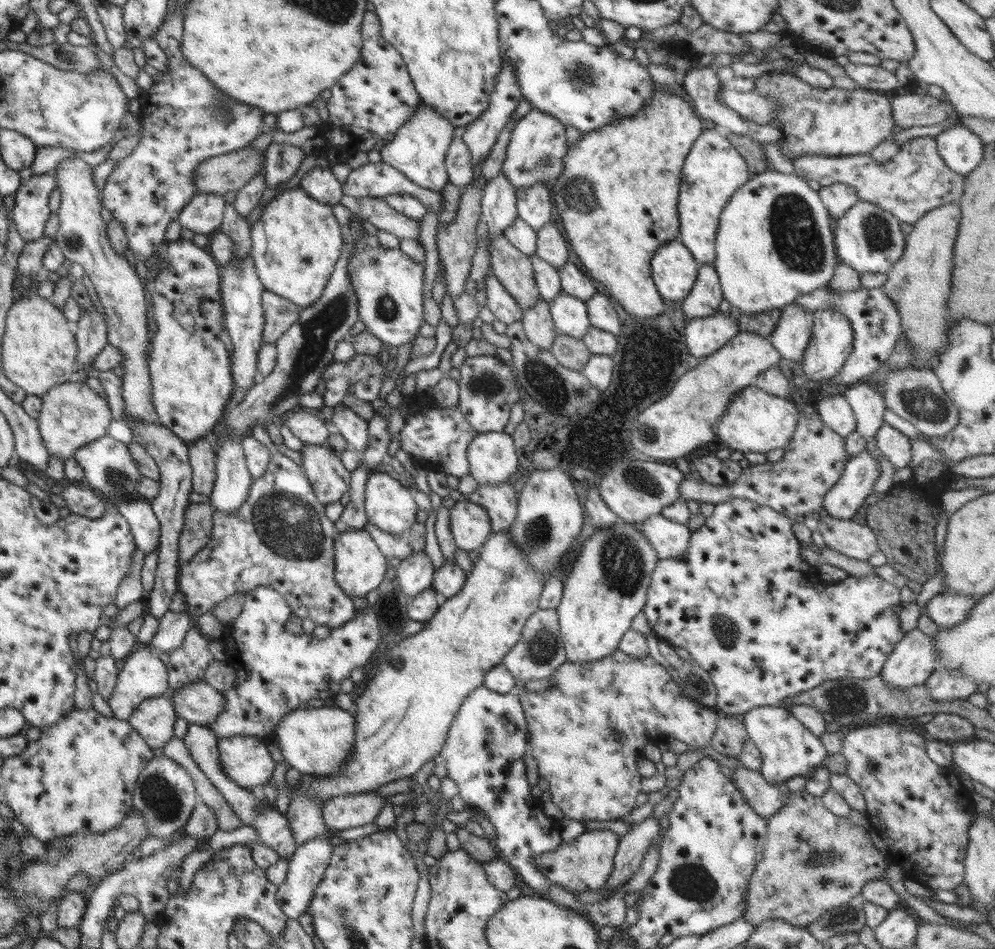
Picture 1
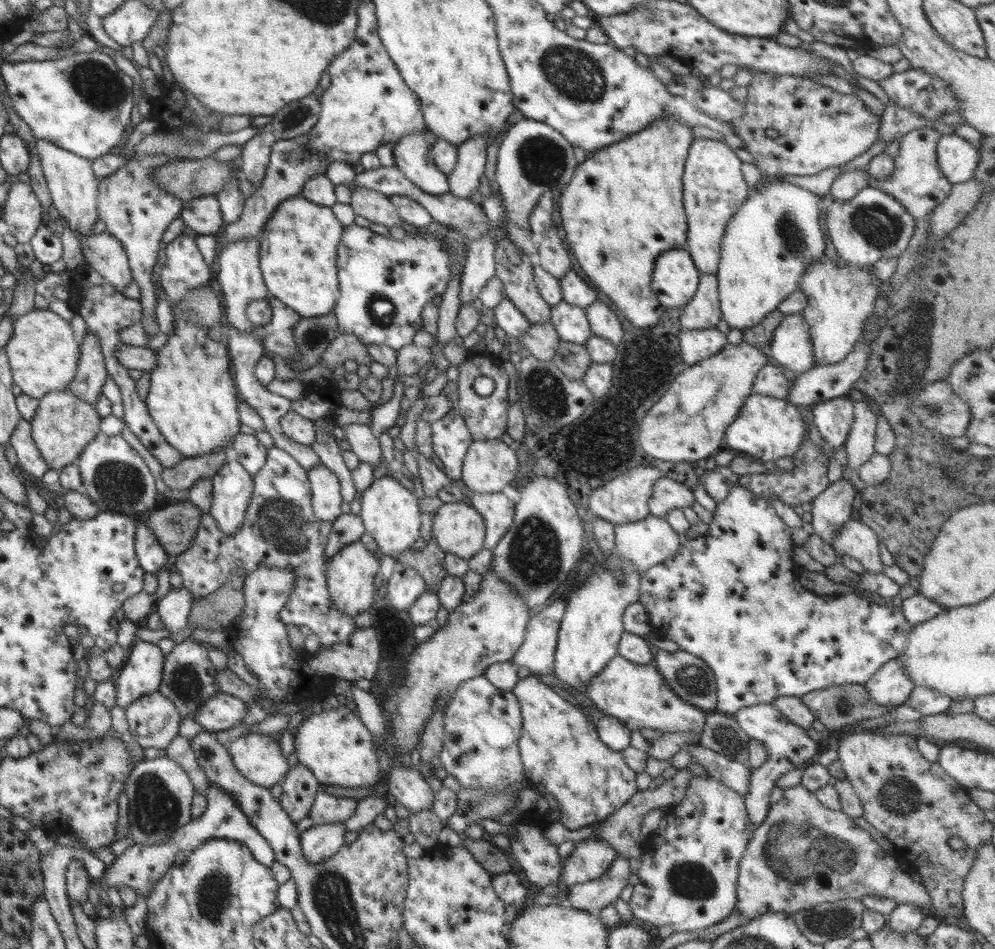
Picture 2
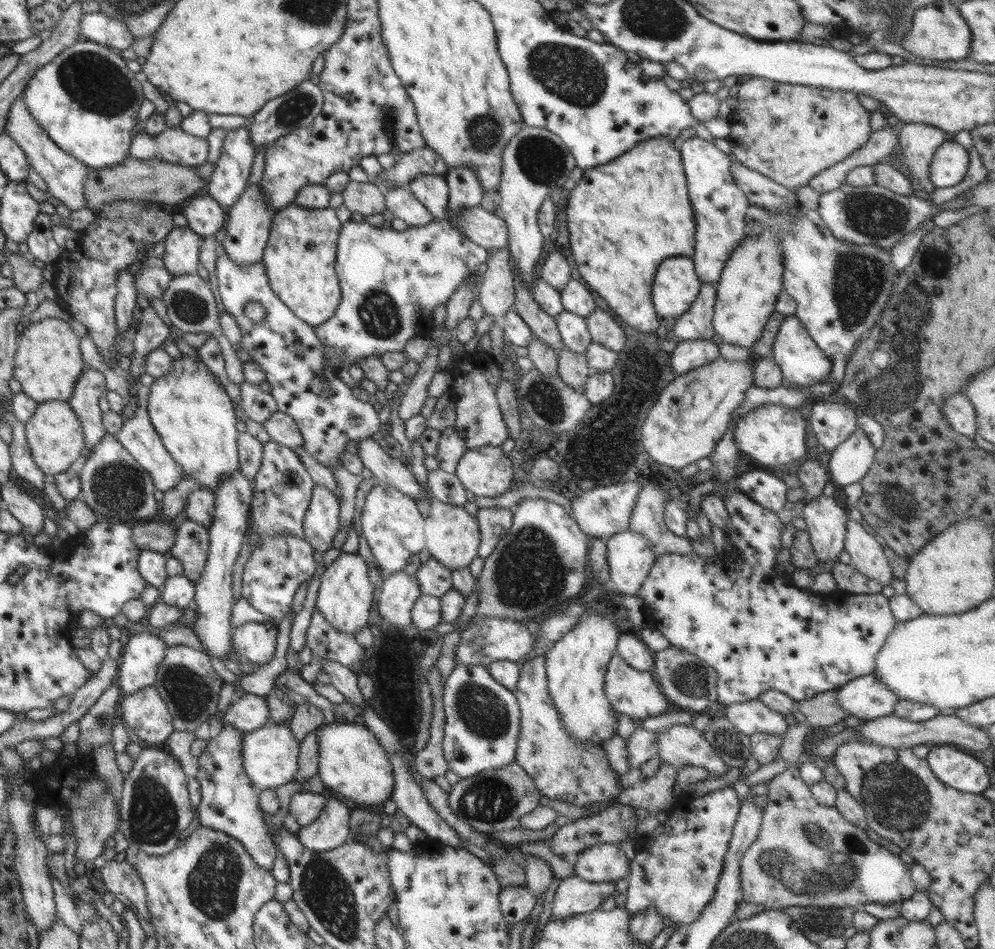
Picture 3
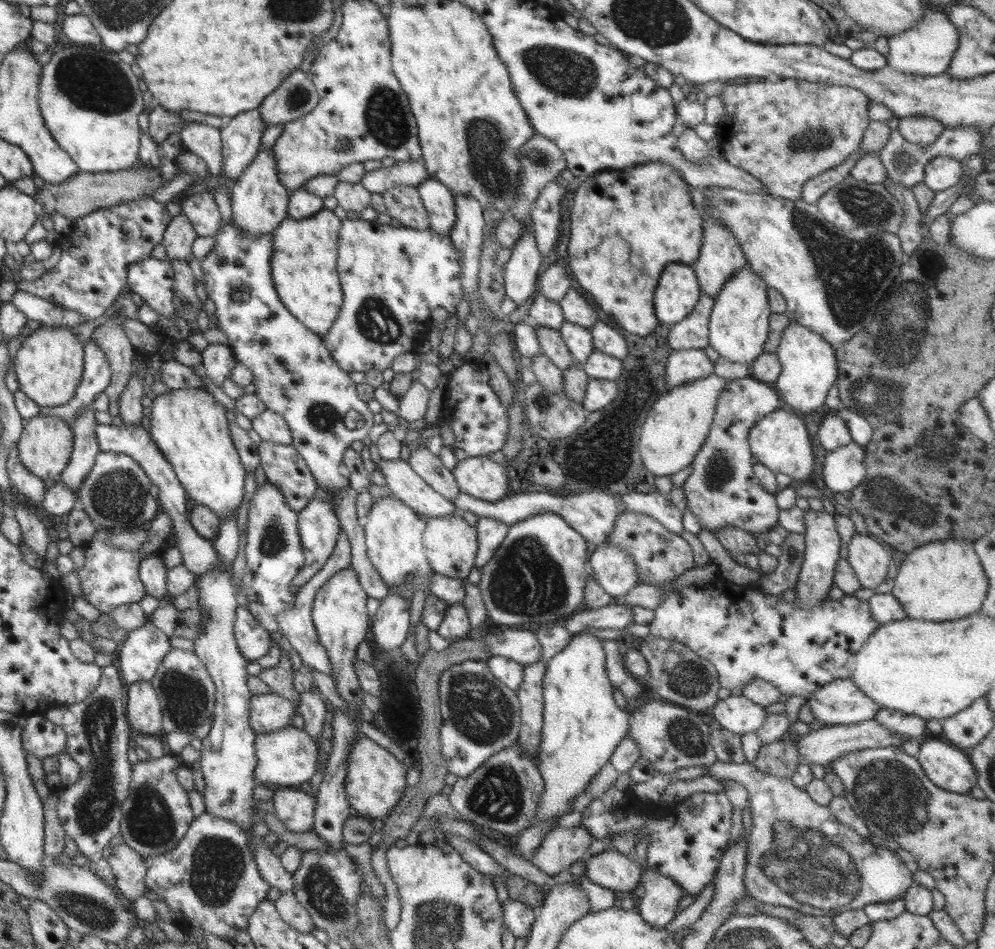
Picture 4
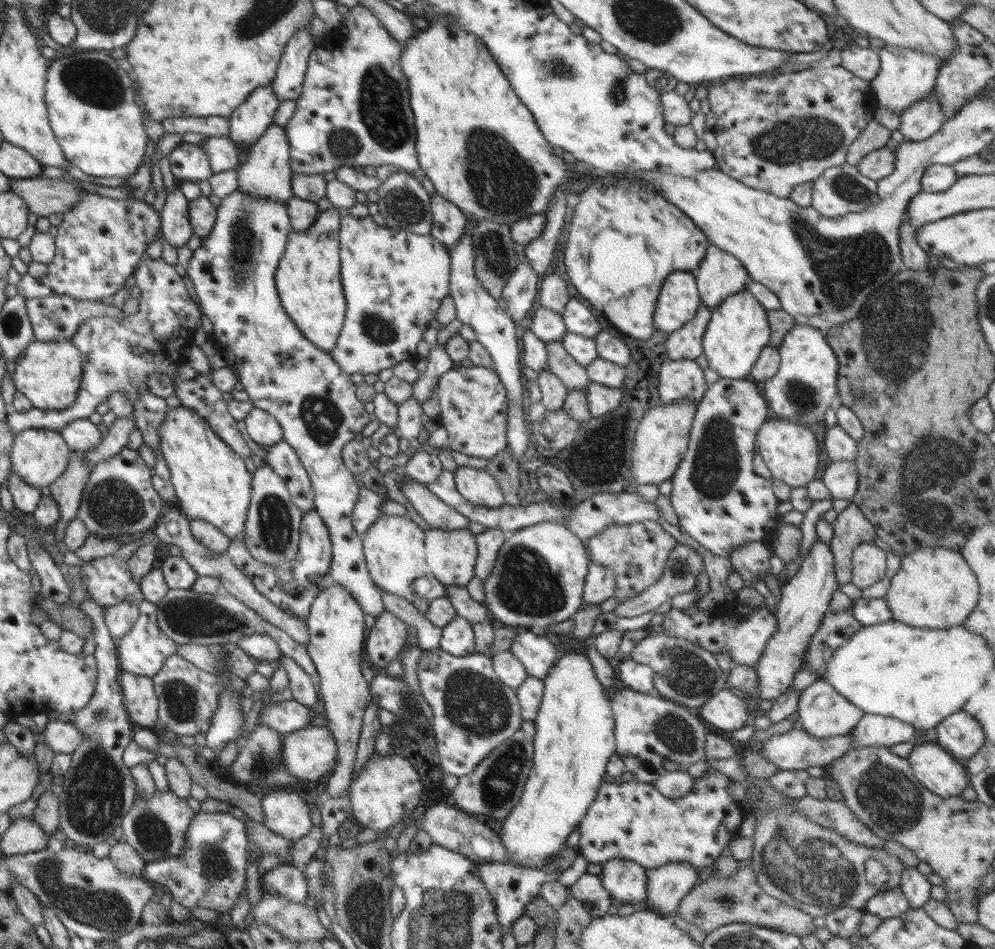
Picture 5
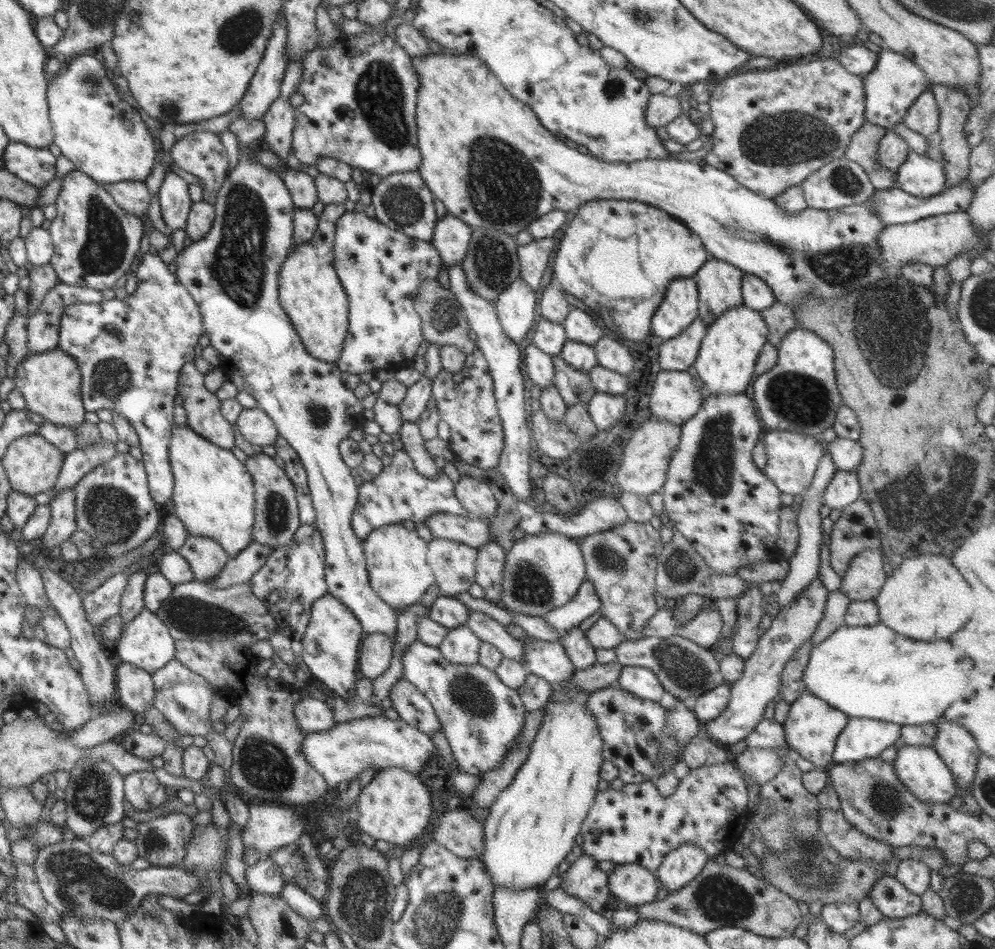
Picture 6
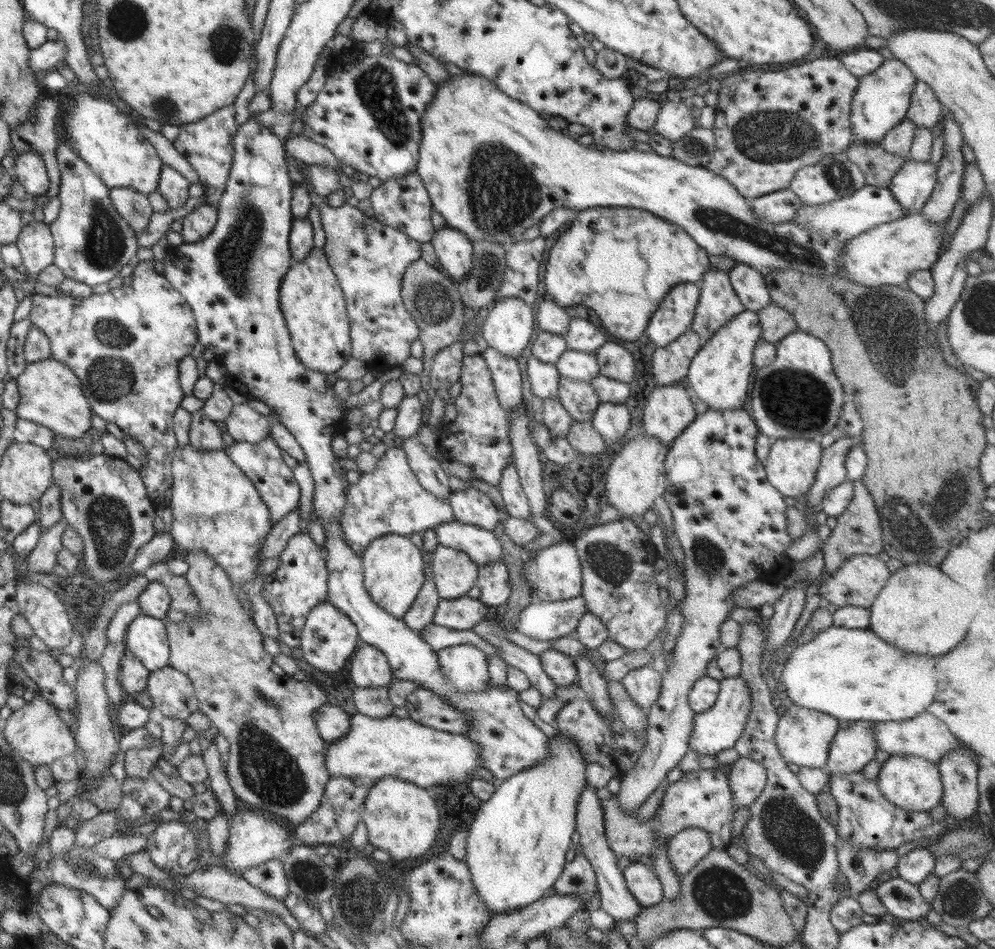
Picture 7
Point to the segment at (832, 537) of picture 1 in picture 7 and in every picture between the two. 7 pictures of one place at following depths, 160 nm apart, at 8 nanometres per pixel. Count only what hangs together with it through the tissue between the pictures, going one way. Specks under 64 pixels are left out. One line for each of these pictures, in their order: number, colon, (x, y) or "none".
2: (856, 540)
3: (866, 552)
4: (869, 560)
5: (868, 563)
6: (864, 577)
7: (860, 578)

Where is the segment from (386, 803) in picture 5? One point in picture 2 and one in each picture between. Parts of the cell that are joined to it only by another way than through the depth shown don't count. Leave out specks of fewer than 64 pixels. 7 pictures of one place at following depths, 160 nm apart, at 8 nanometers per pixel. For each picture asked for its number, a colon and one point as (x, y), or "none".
2: (334, 744)
3: (353, 765)
4: (375, 780)

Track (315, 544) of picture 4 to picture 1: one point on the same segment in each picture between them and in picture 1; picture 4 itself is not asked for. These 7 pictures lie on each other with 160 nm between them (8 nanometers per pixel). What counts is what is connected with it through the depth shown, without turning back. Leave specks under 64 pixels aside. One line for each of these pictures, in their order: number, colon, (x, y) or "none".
1: (329, 479)
2: (326, 495)
3: (321, 523)

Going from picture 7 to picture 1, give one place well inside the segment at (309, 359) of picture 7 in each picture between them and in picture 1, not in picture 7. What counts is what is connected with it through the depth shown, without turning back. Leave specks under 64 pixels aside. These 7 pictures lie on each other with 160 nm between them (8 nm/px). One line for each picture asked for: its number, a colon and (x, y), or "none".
1: (295, 242)
2: (298, 245)
3: (299, 257)
4: (303, 264)
5: (308, 278)
6: (310, 293)

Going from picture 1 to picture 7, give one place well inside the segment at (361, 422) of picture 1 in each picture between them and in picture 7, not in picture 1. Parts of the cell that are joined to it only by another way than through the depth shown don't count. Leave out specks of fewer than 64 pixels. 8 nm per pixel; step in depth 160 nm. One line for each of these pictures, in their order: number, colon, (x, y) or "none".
2: (363, 442)
3: (392, 471)
4: (405, 484)
5: (438, 514)
6: (474, 532)
7: (482, 545)

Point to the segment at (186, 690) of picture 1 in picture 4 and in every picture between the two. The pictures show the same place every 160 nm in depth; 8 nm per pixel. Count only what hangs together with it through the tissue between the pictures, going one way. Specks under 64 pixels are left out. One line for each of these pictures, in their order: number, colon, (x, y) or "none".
2: (221, 711)
3: (249, 712)
4: (268, 712)

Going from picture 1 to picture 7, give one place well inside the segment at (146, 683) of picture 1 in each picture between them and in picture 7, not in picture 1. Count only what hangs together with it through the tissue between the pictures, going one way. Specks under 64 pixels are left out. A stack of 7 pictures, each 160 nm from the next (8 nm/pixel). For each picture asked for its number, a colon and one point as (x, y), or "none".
2: (141, 674)
3: (141, 657)
4: (138, 658)
5: (143, 649)
6: (145, 642)
7: (146, 638)

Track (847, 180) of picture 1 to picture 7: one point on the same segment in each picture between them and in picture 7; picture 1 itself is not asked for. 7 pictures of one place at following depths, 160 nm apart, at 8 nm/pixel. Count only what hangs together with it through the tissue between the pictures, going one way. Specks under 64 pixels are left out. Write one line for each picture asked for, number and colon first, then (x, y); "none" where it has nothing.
2: (917, 183)
3: (918, 142)
4: (923, 130)
5: (919, 121)
6: (923, 116)
7: (925, 110)

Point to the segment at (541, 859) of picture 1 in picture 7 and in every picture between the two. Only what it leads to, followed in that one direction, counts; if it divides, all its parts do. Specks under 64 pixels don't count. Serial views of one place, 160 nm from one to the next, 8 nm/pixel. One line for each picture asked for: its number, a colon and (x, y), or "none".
2: (590, 859)
3: (606, 862)
4: (620, 873)
5: (626, 881)
6: (635, 885)
7: (645, 886)

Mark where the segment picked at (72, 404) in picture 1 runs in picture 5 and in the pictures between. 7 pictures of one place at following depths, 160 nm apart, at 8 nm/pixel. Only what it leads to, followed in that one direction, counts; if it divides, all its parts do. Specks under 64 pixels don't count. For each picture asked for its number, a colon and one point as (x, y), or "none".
2: (63, 424)
3: (54, 434)
4: (45, 446)
5: (38, 457)

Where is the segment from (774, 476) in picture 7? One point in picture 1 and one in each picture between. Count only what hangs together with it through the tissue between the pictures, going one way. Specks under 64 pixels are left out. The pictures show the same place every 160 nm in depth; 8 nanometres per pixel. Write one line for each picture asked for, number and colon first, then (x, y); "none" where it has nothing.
1: (755, 421)
2: (768, 428)
3: (774, 436)
4: (780, 441)
5: (790, 451)
6: (792, 458)

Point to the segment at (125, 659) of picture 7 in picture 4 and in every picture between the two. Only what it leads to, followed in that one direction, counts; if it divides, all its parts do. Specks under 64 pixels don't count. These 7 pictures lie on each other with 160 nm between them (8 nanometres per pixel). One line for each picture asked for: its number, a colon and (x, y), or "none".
4: (144, 713)
5: (141, 702)
6: (135, 690)

